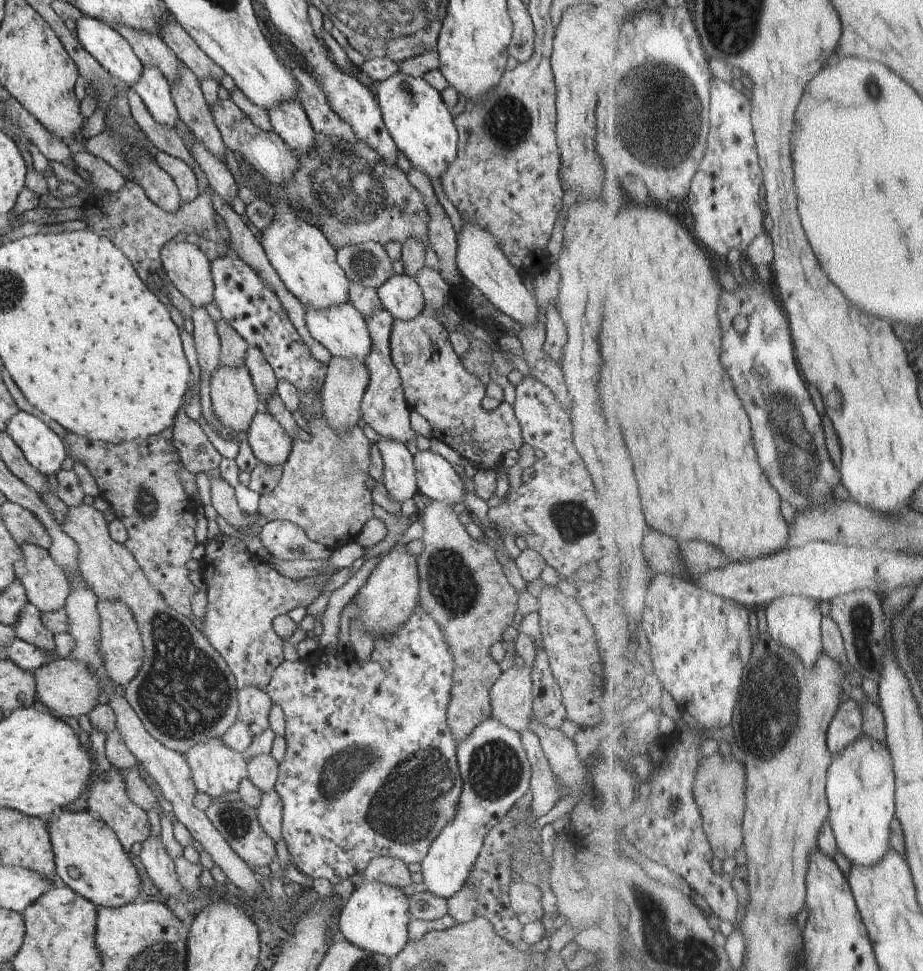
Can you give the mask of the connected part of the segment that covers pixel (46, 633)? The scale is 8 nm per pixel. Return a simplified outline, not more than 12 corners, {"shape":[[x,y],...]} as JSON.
{"shape":[[26,602],[14,628],[20,640],[54,652],[54,635]]}

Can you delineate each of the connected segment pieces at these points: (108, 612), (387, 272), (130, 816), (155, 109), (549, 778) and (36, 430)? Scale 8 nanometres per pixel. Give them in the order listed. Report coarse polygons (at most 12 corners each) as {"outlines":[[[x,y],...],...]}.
{"outlines":[[[99,599],[98,648],[126,687],[144,662],[138,624],[120,600]],[[380,242],[346,245],[336,260],[349,282],[376,290],[395,274]],[[124,770],[92,782],[88,812],[114,831],[124,852],[151,834],[146,811],[130,800]],[[142,66],[134,92],[156,122],[176,127],[171,84],[156,66]],[[520,733],[531,766],[529,792],[537,818],[560,799],[538,736]],[[19,410],[8,422],[26,460],[48,478],[67,447],[39,417]]]}

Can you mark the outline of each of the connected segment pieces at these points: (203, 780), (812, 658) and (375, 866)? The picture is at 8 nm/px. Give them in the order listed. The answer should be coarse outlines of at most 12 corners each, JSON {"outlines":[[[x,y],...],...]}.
{"outlines":[[[222,737],[183,757],[197,792],[222,798],[247,776],[242,753]],[[785,595],[766,607],[775,640],[810,667],[827,650],[818,599]],[[374,857],[362,871],[363,882],[396,888],[412,884],[408,865]]]}

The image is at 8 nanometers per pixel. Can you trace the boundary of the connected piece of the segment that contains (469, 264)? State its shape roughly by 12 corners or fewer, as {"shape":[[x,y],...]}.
{"shape":[[464,222],[455,259],[518,328],[538,320],[522,274],[481,224]]}

